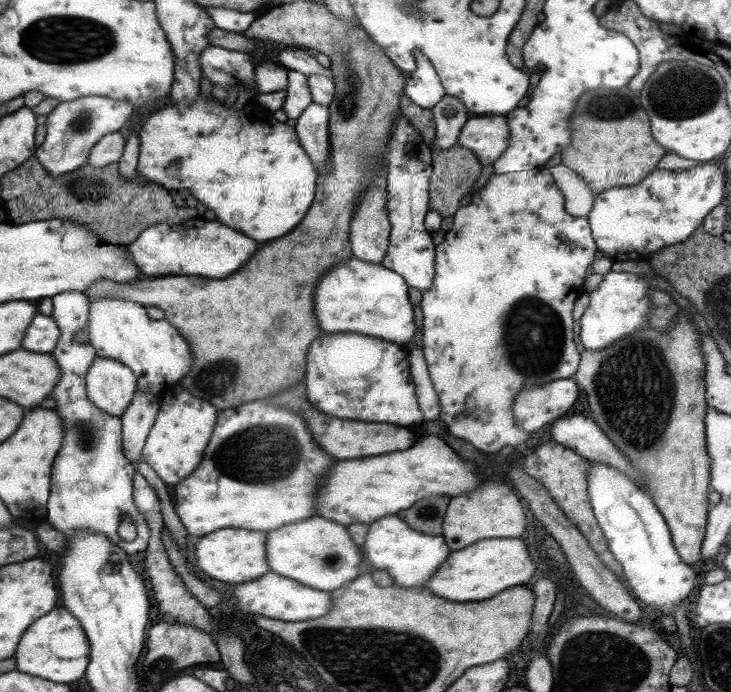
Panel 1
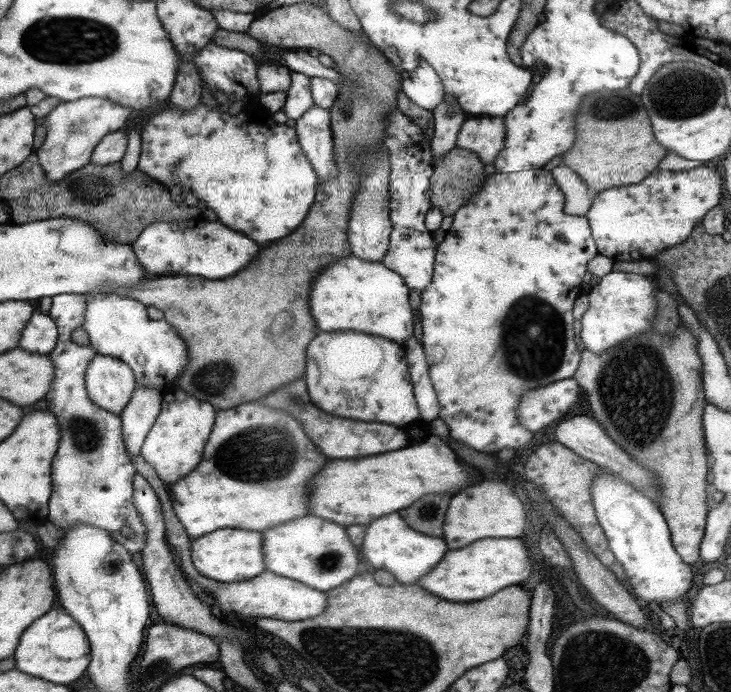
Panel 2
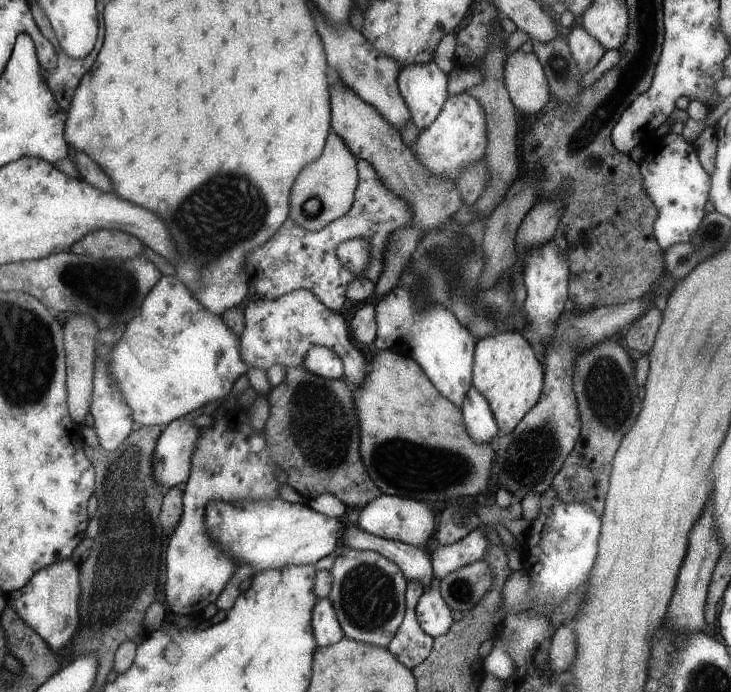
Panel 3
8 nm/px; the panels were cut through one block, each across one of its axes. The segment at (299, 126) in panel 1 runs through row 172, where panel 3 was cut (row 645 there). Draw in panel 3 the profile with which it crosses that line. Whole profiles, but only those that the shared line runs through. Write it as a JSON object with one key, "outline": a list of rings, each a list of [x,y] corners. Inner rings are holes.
{"outline":[[[321,598],[315,602],[313,612],[311,612],[311,630],[317,642],[317,648],[331,646],[345,636],[337,622],[337,616],[329,598]]]}

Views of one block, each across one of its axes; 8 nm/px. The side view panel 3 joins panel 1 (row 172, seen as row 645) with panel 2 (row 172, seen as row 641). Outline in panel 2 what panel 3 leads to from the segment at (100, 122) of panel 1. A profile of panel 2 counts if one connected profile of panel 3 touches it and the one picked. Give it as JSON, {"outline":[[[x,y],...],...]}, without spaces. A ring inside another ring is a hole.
{"outline":[[[83,98],[67,104],[59,104],[53,108],[43,118],[43,128],[45,128],[45,140],[43,146],[37,150],[39,156],[39,166],[43,168],[43,174],[49,182],[57,182],[79,168],[85,168],[95,154],[95,148],[99,142],[113,134],[119,132],[119,128],[125,126],[125,122],[131,118],[131,110],[119,108],[117,104],[111,104],[109,100],[101,98]]]}

